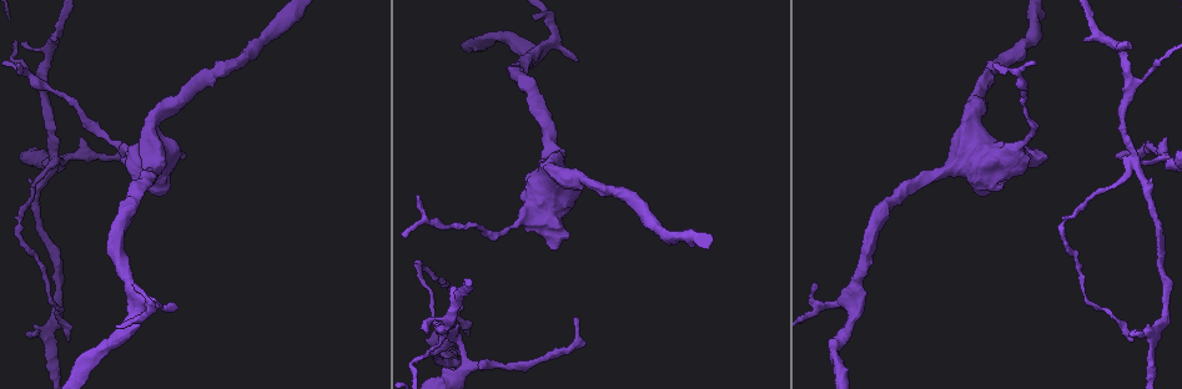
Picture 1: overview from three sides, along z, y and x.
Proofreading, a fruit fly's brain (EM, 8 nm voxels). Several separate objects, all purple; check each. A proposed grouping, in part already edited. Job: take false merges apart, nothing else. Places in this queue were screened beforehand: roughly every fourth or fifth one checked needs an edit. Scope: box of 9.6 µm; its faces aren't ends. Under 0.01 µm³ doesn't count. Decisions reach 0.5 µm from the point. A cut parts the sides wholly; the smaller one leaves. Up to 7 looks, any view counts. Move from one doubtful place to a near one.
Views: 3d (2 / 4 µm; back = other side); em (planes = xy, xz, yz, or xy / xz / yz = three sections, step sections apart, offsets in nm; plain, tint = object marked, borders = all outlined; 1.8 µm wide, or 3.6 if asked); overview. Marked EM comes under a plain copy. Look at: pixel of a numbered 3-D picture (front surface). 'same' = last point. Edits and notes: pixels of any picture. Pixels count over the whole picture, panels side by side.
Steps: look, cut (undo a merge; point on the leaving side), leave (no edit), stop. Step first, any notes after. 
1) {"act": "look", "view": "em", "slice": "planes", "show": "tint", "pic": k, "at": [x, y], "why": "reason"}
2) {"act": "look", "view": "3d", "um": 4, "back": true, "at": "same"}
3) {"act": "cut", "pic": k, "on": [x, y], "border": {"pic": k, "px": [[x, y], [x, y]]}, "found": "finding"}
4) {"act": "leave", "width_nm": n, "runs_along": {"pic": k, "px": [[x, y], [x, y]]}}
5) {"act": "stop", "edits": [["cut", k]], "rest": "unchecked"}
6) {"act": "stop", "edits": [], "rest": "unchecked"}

{"act": "look", "view": "em", "slice": "planes", "show": "tint", "pic": 1, "at": [52, 329]}

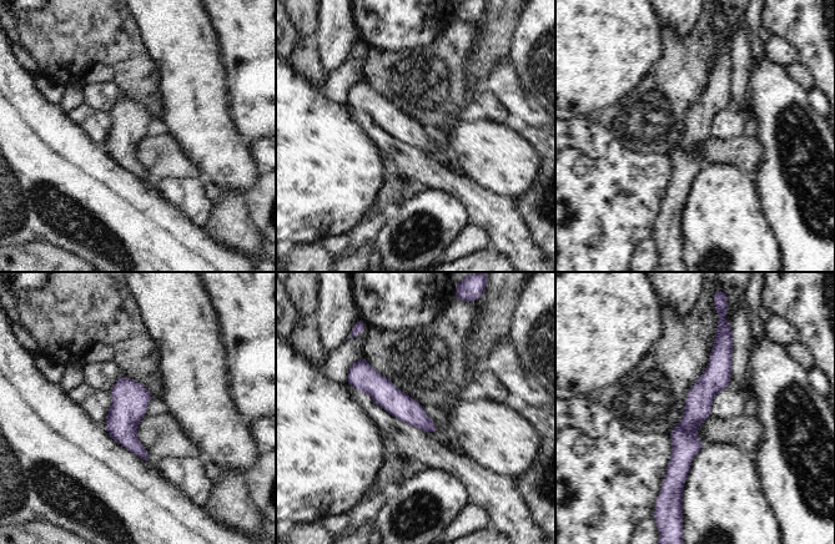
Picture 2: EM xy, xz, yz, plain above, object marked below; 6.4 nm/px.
{"act": "leave", "runs_along": {"pic": 2, "px": [[718, 341], [677, 484]]}, "found": "one neuron here"}

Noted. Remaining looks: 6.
{"act": "look", "view": "em", "um": 3.6, "slice": "planes", "show": "tint", "pic": 1, "at": [536, 214], "why": "thick turns thin"}

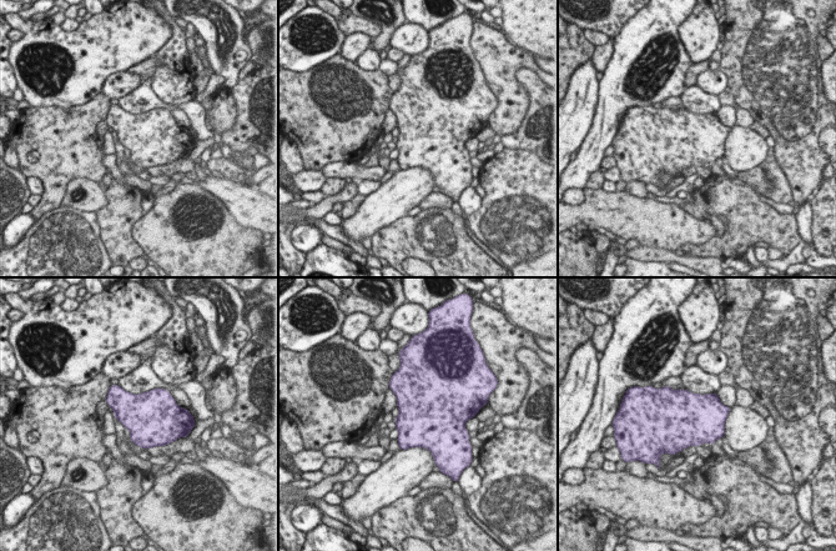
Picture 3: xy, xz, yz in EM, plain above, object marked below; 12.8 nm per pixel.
{"act": "leave", "found": "all the same neuron"}

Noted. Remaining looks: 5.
{"act": "look", "view": "3d", "um": 4, "pic": 1, "at": [444, 334], "why": "branch point"}

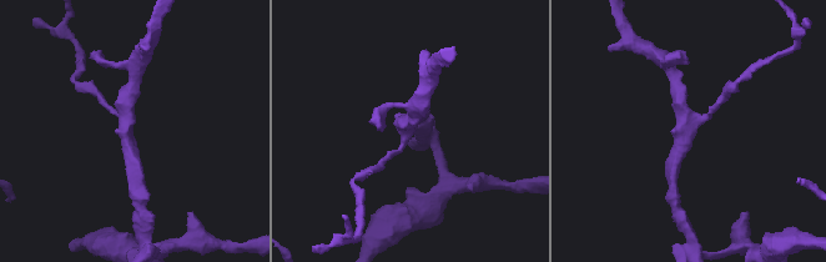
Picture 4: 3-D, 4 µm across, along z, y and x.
{"act": "look", "view": "em", "slice": "xy", "step": 16, "show": "tint", "pic": 4, "at": [682, 125], "arms": 3, "why": "now the EM"}

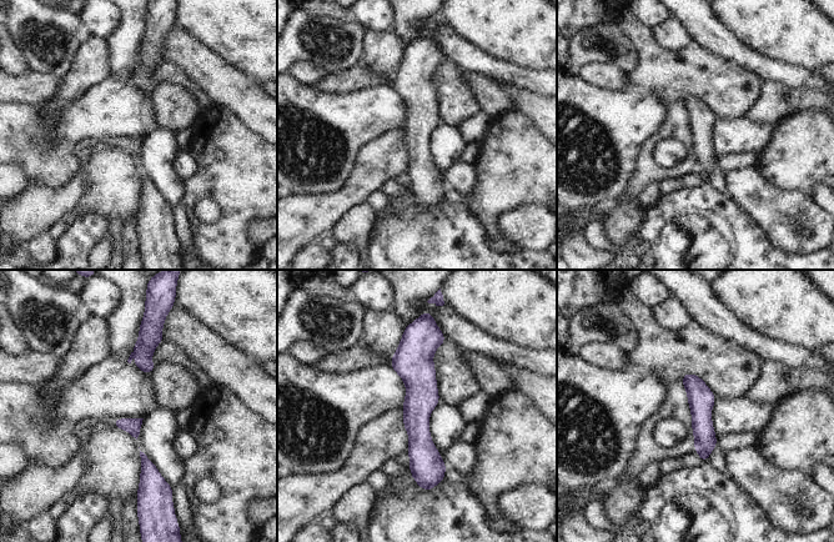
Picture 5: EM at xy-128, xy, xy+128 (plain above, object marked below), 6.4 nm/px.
{"act": "look", "view": "em", "slice": "planes", "show": "tint", "at": "same", "why": "another direction"}

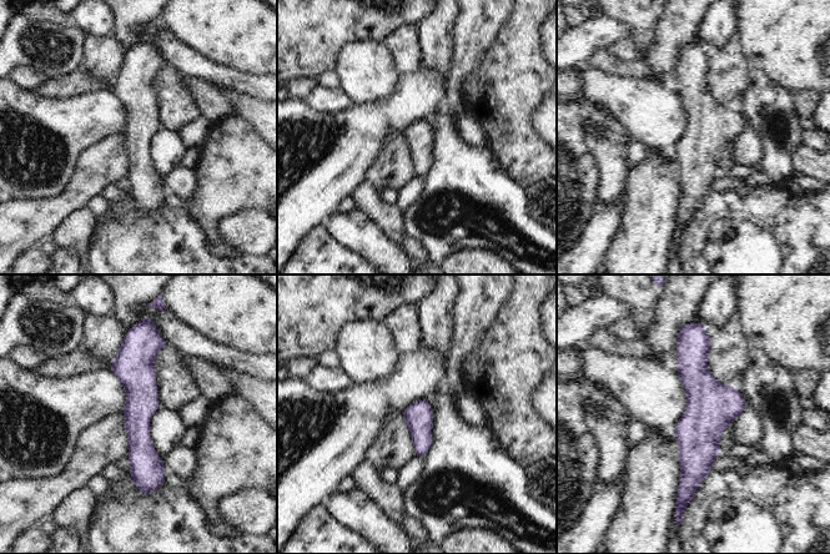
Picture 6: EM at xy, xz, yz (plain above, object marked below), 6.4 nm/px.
{"act": "leave", "found": "all the same neuron"}

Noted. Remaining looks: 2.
{"act": "stop", "edits": [], "rest": "unchecked"}

